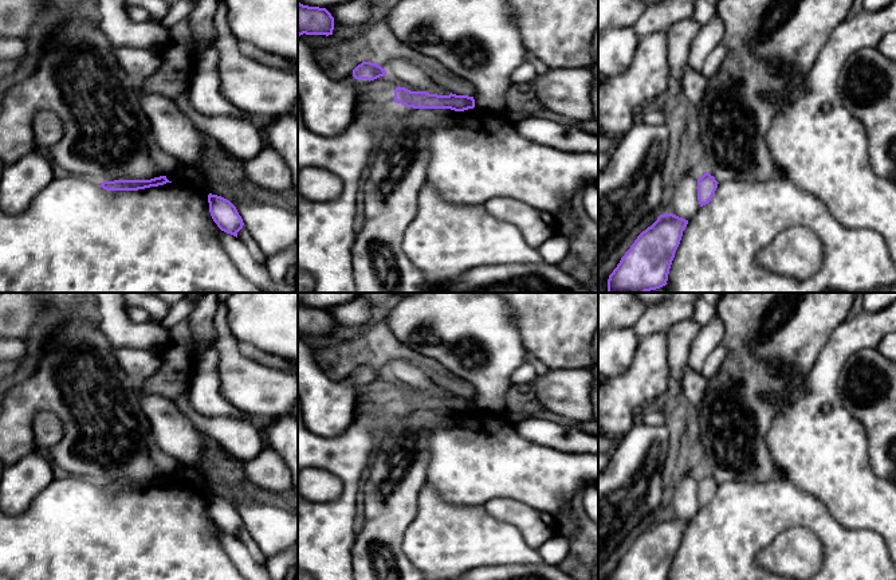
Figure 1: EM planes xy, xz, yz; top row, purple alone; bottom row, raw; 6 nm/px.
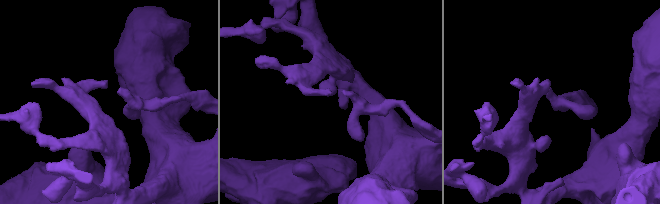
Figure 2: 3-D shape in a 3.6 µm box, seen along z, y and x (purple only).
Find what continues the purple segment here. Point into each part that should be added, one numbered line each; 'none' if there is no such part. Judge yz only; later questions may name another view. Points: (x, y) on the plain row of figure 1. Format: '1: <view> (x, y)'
none

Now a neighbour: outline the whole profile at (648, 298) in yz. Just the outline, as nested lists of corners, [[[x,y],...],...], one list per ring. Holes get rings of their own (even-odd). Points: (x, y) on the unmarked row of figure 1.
[[[632,293],[636,298],[642,301],[647,306],[659,305],[672,293]]]

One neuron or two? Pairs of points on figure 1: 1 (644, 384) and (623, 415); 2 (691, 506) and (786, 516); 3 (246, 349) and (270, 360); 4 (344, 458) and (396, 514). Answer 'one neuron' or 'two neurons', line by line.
1: one neuron
2: two neurons
3: one neuron
4: two neurons

